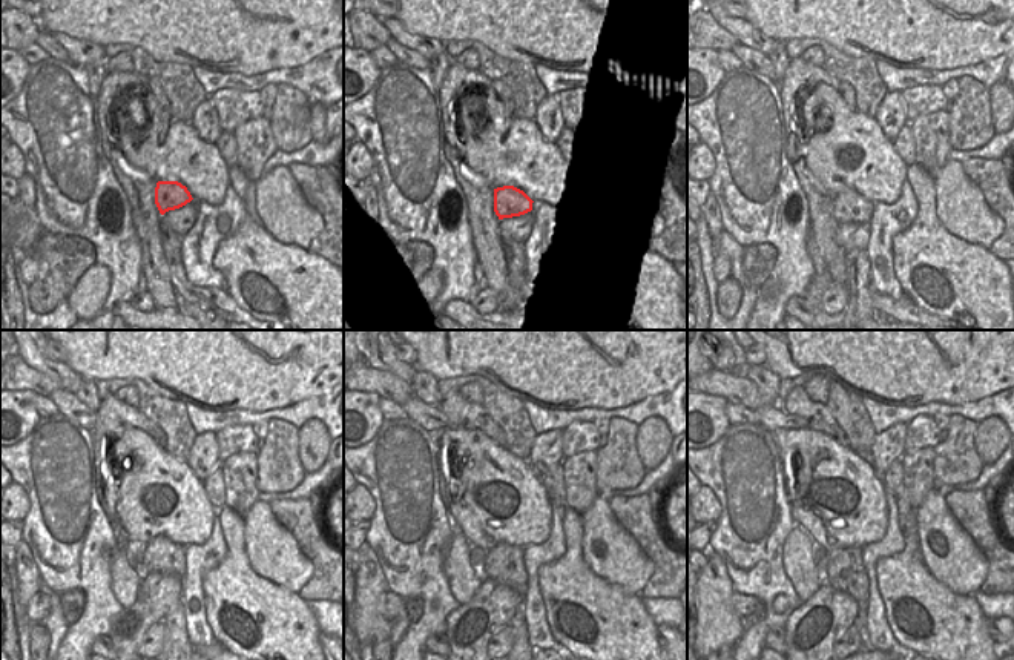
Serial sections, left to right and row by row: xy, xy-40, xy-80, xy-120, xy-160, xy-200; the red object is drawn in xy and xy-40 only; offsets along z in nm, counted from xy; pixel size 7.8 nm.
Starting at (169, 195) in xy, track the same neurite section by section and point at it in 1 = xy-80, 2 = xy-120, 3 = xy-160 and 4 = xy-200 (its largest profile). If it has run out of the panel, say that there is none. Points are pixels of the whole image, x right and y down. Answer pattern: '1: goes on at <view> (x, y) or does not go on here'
1: goes on at xy-80 (849, 206)
2: goes on at xy-120 (160, 554)
3: goes on at xy-160 (503, 564)
4: goes on at xy-200 (846, 571)

